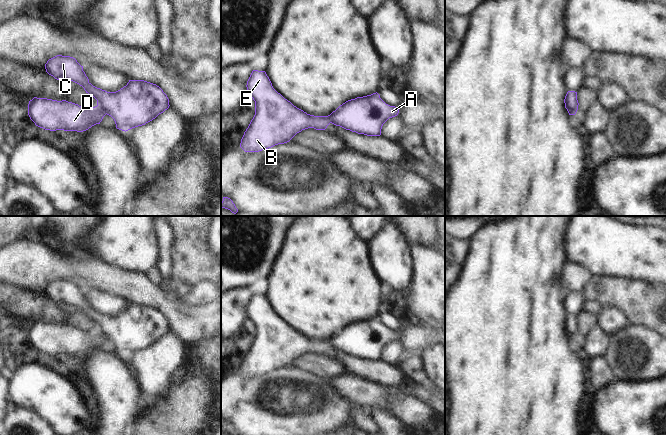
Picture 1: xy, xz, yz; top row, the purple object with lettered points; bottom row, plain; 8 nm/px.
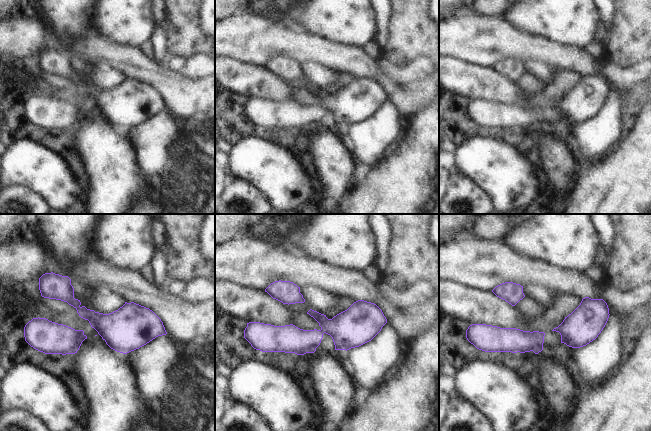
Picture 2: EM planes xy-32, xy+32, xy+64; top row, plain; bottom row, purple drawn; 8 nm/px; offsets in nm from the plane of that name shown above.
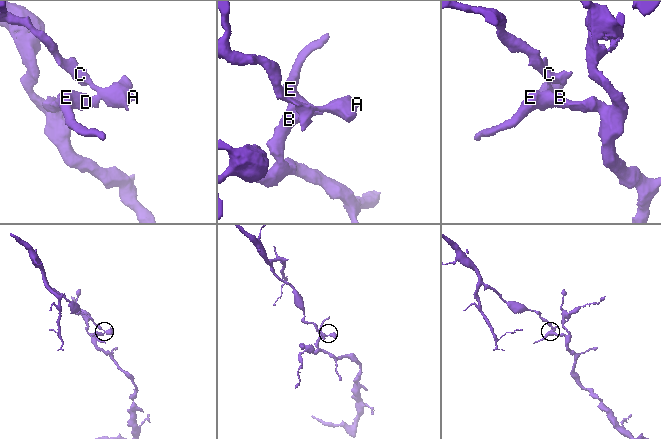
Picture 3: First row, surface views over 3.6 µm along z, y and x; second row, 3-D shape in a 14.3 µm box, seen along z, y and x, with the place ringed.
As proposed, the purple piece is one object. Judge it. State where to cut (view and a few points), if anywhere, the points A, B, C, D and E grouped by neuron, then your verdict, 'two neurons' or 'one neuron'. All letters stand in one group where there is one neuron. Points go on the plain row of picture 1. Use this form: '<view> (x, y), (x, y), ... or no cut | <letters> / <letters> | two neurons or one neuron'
xy (97, 329), (106, 337) | A C / B D E | two neurons

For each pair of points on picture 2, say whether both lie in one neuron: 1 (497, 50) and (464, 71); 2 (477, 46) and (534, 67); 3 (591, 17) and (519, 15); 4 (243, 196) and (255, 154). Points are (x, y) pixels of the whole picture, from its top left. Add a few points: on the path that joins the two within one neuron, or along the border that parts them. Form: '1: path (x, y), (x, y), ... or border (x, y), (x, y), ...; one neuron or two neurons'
1: border (452, 58), (491, 68); two neurons
2: border (523, 62), (538, 60), (546, 66); two neurons
3: path (573, 17), (568, 15), (537, 15); one neuron
4: border (229, 175), (248, 181), (265, 197); two neurons

